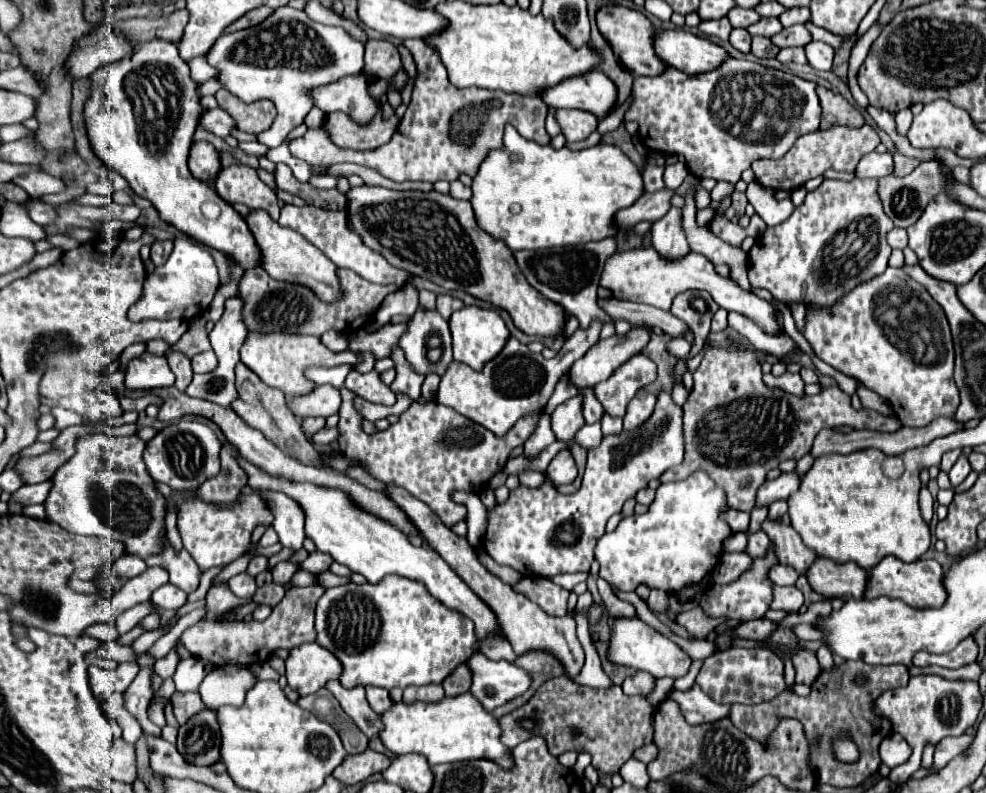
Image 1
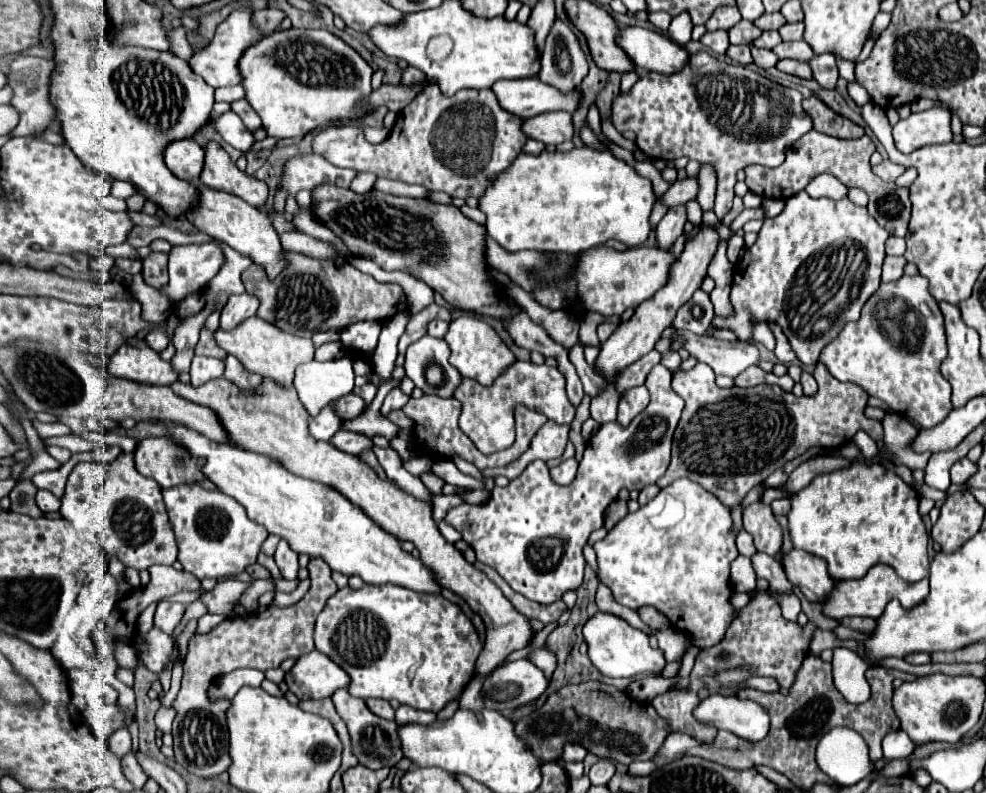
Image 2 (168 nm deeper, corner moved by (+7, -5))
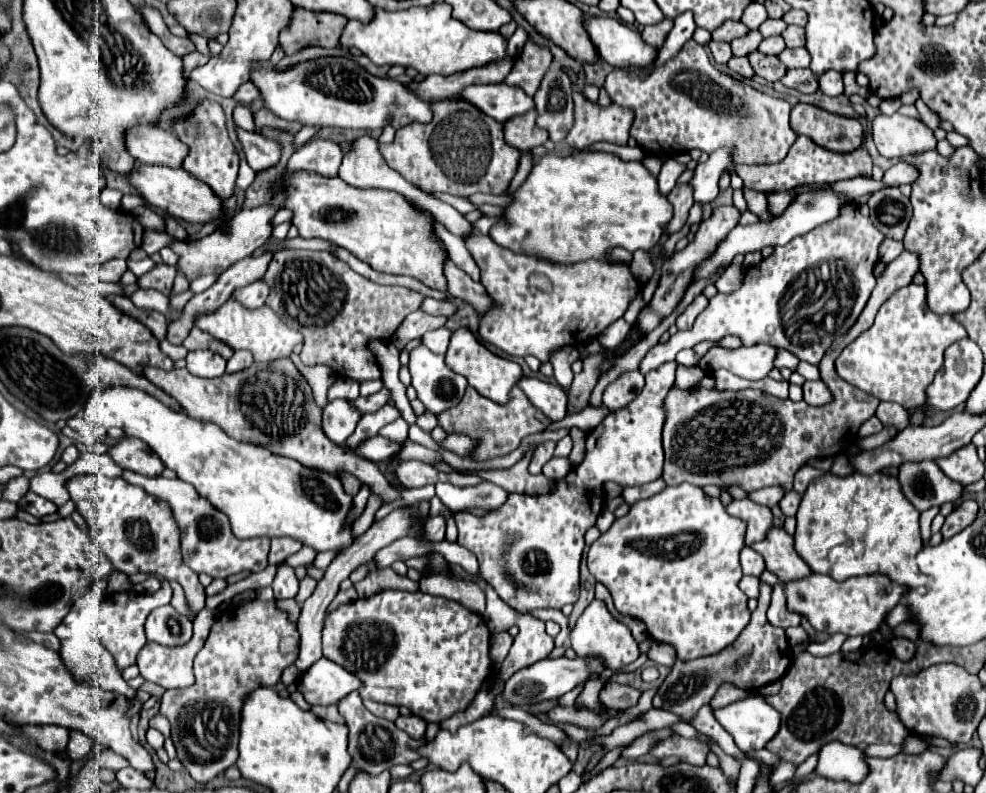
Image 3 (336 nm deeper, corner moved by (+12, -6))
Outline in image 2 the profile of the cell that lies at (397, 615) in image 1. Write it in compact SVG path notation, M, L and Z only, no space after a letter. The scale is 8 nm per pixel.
M383 584L383 586L363 586L359 590L353 590L353 588L341 588L335 592L335 596L331 596L325 604L325 608L319 612L317 620L315 620L315 648L323 654L327 654L335 664L339 664L351 678L347 690L351 696L357 696L357 698L383 698L383 700L397 700L401 704L409 704L417 710L431 710L431 712L439 712L449 700L457 698L461 688L473 678L473 672L475 672L475 660L481 652L481 642L479 642L479 636L477 636L477 630L475 626L471 624L471 620L461 612L461 608L449 600L445 600L443 596L435 596L435 594L423 594L423 592L415 592L415 590L409 590L409 588L403 588L403 586L395 586L395 584Z

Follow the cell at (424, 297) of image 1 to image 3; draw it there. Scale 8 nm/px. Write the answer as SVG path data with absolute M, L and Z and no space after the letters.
M440 327L440 329L428 331L428 333L422 337L422 343L424 343L428 349L432 349L434 353L444 355L444 353L446 353L446 349L448 349L450 337L452 337L452 331L450 331L450 329L446 329L446 327Z

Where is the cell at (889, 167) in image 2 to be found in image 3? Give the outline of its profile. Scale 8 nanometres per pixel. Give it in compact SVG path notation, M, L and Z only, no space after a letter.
M900 161L900 163L896 163L892 169L888 169L886 173L884 173L884 183L888 183L888 185L894 185L894 187L898 187L898 185L904 185L904 183L914 183L916 179L918 179L918 169L914 167L914 165L910 165L910 163L906 163L906 161Z

